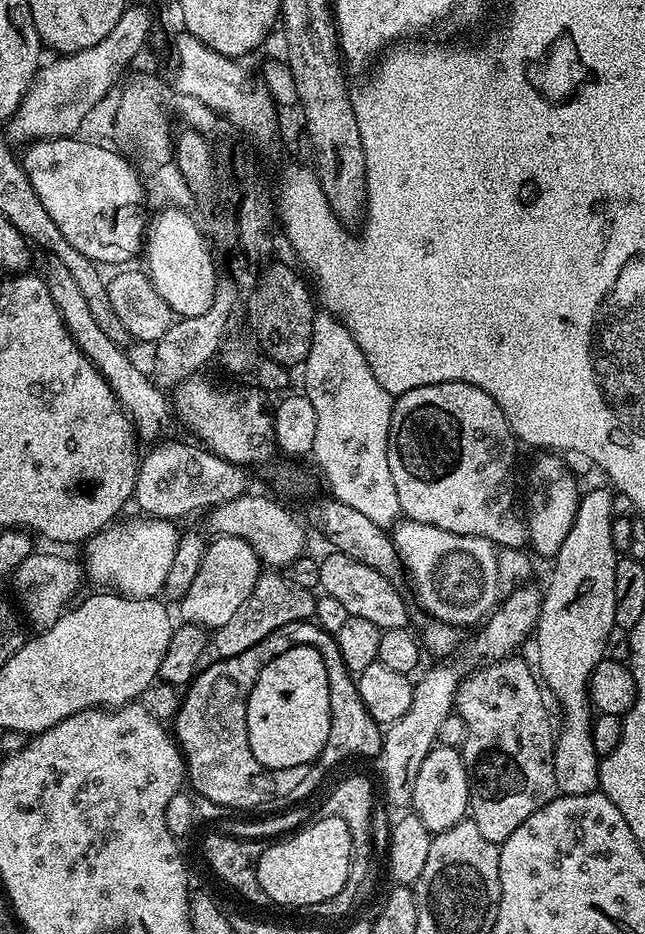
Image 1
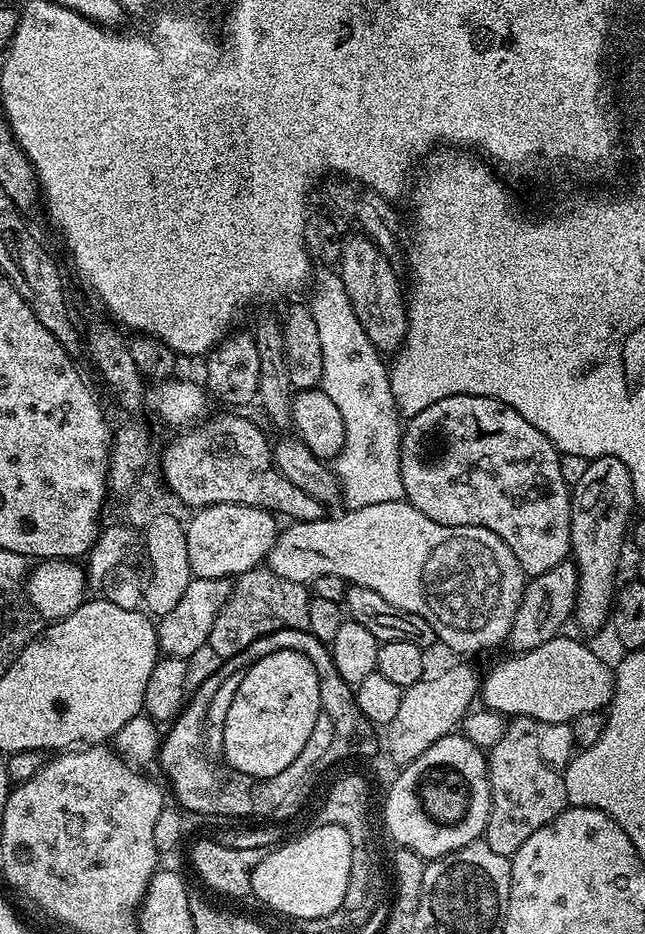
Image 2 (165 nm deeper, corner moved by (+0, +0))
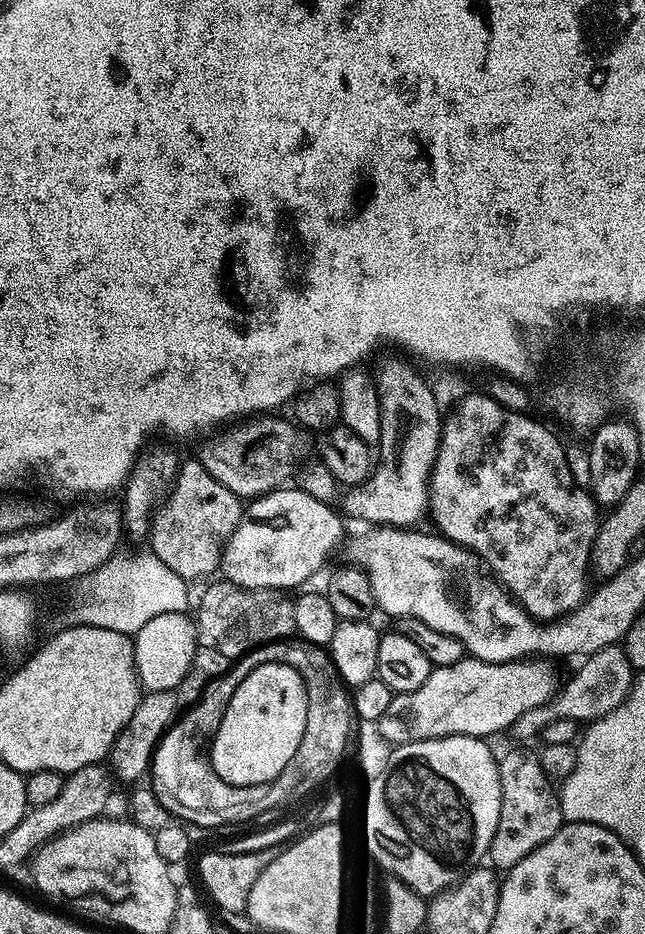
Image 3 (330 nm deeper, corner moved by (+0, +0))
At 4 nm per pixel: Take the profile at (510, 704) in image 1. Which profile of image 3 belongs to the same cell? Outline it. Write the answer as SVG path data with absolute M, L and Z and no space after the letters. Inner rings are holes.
M508 752L499 761L500 785L504 805L500 811L500 825L496 837L490 842L487 859L496 870L507 870L518 866L542 842L554 838L566 821L560 809L557 789L552 788L540 760L532 752Z

